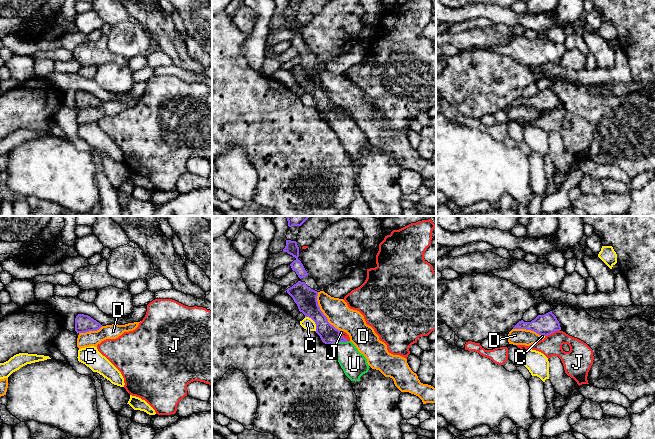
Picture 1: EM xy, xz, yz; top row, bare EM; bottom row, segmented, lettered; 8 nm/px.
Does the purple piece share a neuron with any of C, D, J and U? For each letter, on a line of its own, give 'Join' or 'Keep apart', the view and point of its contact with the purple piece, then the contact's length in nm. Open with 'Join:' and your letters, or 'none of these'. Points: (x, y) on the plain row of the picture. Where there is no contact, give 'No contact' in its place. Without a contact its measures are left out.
Join: U
C: Keep apart. Touches purple at xz (314, 97). Shared border 150 nm
D: Keep apart. Touches purple at xz (322, 89). Shared border 360 nm
J: Keep apart. Touches purple at yz (552, 108). Shared border 130 nm
U: Join. Touches purple at xz (337, 117). Shared border 160 nm

